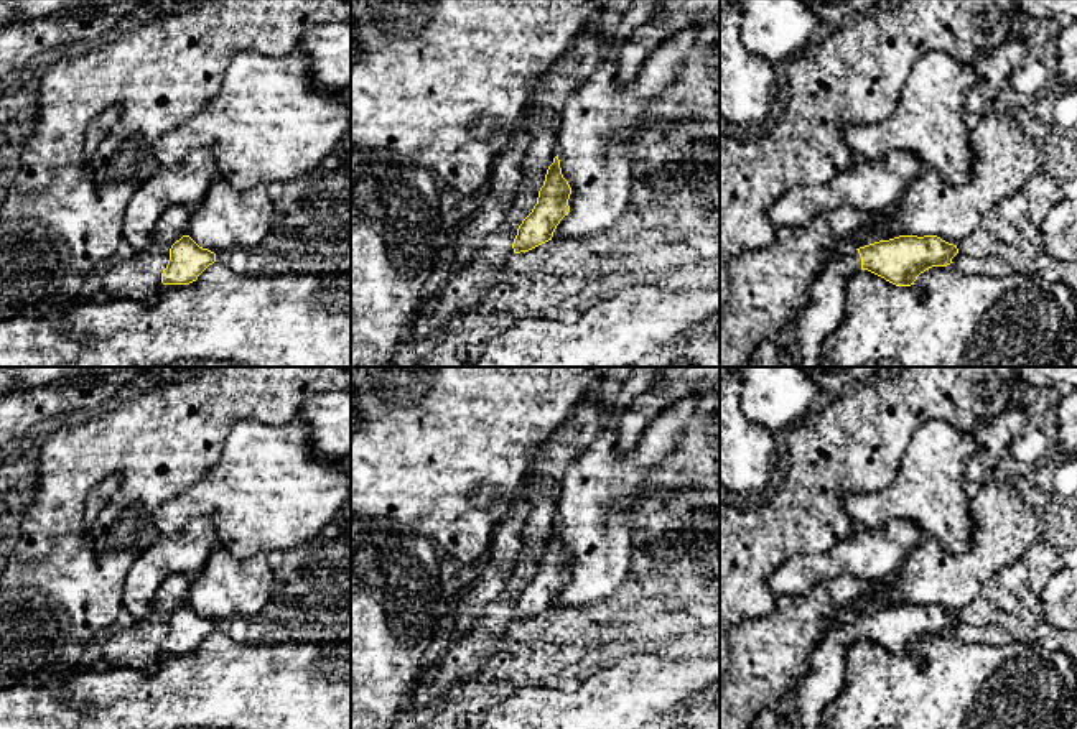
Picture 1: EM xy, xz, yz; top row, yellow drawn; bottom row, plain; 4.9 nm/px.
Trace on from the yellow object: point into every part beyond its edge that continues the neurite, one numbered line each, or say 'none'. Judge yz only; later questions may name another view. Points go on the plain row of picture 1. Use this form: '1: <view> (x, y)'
1: yz (825, 680)

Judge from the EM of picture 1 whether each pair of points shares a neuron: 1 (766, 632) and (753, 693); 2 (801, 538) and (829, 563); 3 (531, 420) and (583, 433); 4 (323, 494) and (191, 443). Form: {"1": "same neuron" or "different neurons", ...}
{"1": "same neuron", "2": "different neurons", "3": "different neurons", "4": "different neurons"}

